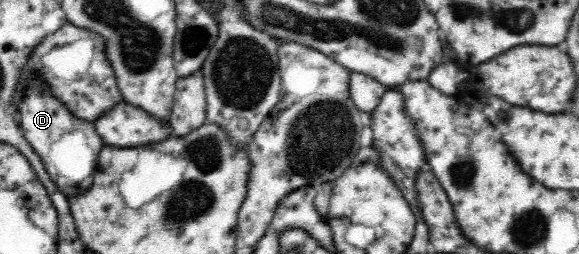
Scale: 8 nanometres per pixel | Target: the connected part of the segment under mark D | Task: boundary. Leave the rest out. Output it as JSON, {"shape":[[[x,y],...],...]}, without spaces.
{"shape":[[[34,70],[29,75],[21,93],[21,100],[17,103],[17,113],[26,140],[30,142],[34,151],[40,156],[54,184],[58,185],[58,188],[68,197],[88,191],[90,185],[92,185],[94,171],[96,171],[98,152],[106,146],[106,139],[98,134],[95,122],[76,117],[56,94],[52,94],[50,85],[46,84],[46,78],[44,78],[42,70]]]}

